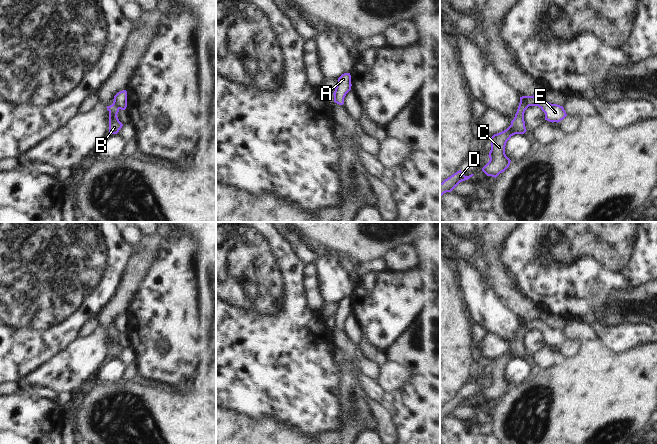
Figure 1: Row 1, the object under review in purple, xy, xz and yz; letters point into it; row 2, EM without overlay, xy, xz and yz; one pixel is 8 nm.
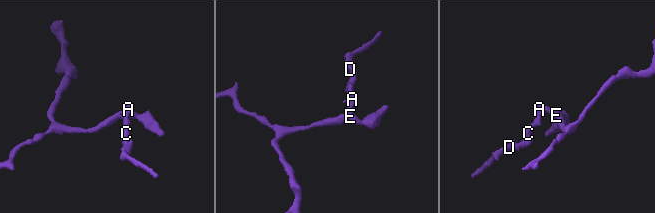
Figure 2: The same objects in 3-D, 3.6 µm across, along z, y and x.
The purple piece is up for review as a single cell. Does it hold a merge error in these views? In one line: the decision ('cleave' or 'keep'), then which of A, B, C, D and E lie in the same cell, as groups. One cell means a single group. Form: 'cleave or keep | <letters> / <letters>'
cleave | A E / B C D

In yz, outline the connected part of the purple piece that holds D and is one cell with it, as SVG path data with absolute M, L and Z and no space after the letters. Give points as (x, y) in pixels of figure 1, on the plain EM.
M461 394L454 397L440 407L440 421L446 416L451 416L460 406L468 404L473 399L465 400Z

